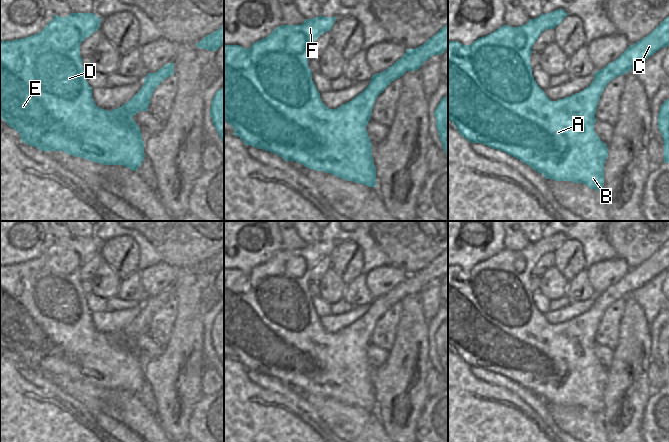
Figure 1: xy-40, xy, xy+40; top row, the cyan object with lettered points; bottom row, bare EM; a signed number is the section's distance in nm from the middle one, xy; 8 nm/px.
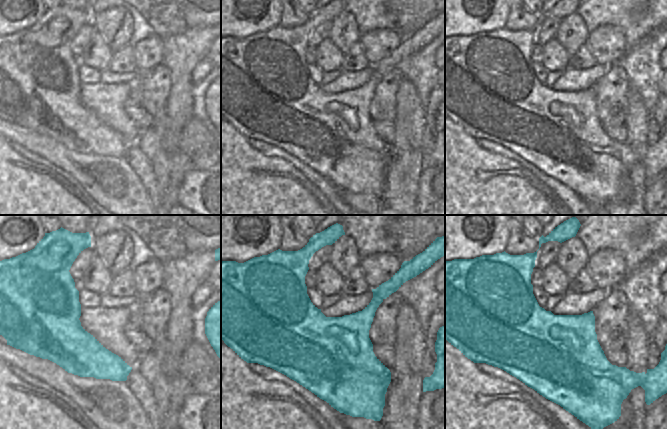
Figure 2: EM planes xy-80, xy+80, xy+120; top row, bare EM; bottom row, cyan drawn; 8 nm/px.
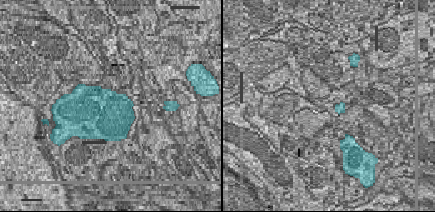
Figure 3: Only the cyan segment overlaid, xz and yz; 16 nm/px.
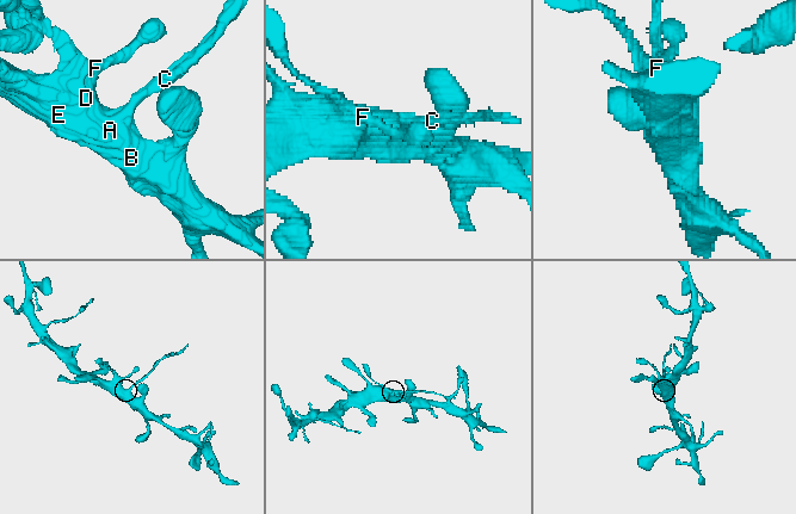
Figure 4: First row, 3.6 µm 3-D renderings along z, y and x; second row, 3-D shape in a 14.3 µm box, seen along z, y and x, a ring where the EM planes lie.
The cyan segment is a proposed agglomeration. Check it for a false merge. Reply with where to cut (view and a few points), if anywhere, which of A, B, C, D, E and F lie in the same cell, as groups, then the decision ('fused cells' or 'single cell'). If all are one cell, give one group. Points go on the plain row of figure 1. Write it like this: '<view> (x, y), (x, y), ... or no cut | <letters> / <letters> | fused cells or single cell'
xy+40 (594, 300), (602, 300), (608, 306) | A B D E F / C | fused cells

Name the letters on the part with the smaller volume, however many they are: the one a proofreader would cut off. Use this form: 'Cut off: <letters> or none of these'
Cut off: C

